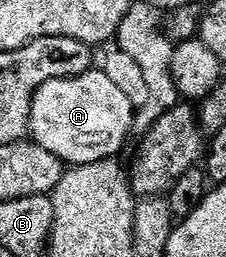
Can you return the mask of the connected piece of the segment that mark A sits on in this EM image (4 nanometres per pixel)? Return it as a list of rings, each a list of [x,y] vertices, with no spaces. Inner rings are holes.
[[[93,70],[41,86],[32,96],[28,130],[31,143],[50,150],[65,165],[75,166],[119,157],[128,135],[133,135],[135,122],[130,98],[106,78],[103,70]]]

